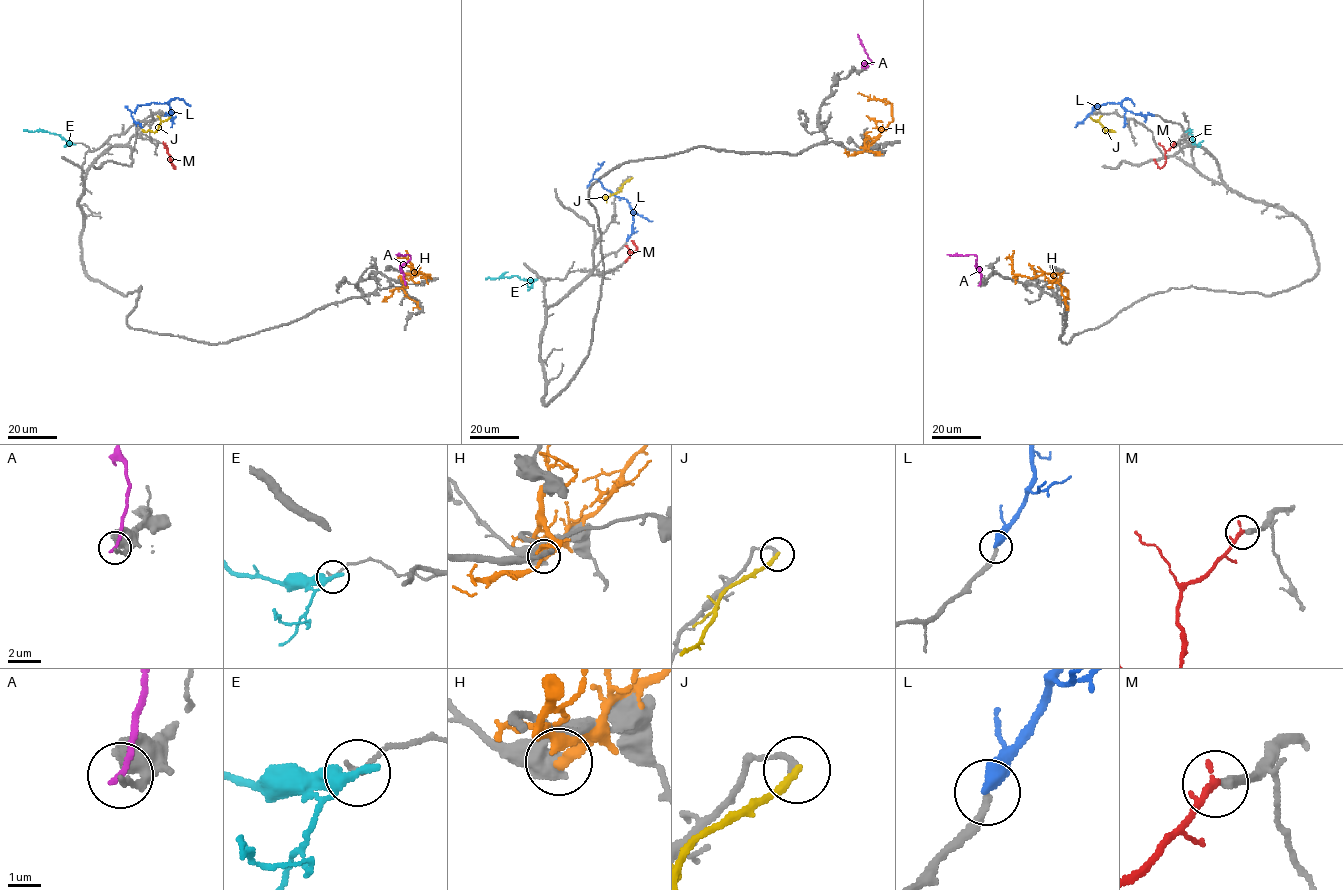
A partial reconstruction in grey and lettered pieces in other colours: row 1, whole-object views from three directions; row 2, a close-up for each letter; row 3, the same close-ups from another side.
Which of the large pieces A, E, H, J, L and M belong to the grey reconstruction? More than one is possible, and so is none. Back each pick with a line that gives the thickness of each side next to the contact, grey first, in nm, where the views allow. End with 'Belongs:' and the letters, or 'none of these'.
L: 240 nm thick on the grey side, 480 nm on the other
M: 280 nm thick on the grey side, 280 nm on the other
Belongs: L, M

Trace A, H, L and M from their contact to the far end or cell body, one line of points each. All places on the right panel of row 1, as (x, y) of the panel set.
A: (979, 285), (981, 272), (976, 264), (976, 256), (947, 255)
H: (1063, 272), (1044, 272), (1034, 278), (1014, 275), (1012, 259), (1007, 259)
L: (1154, 115), (1132, 113), (1119, 103), (1095, 104), (1092, 112), (1074, 127)
M: (1174, 143), (1166, 152), (1166, 162), (1161, 167), (1154, 159)

